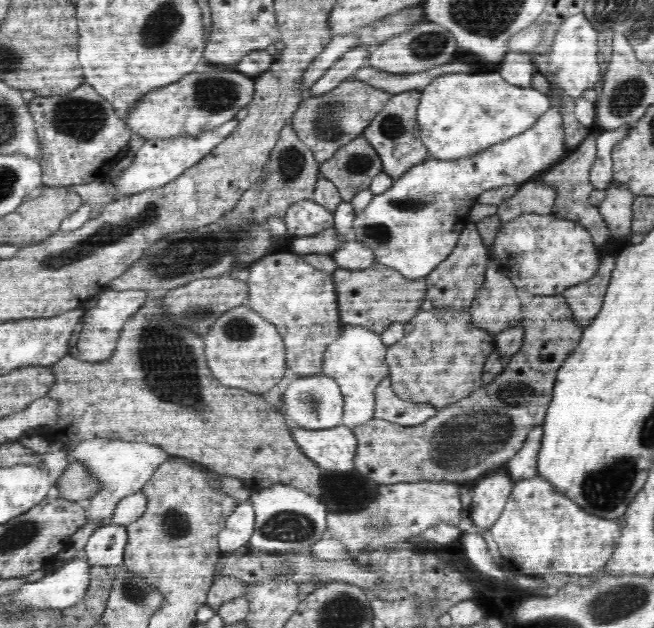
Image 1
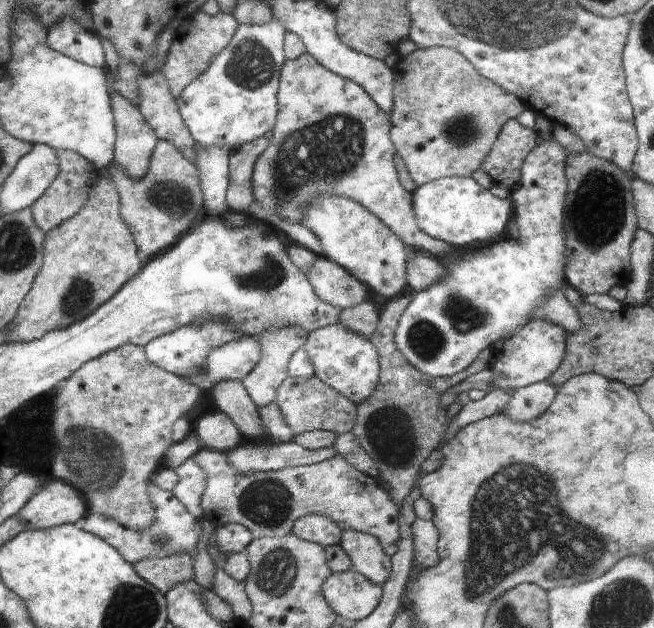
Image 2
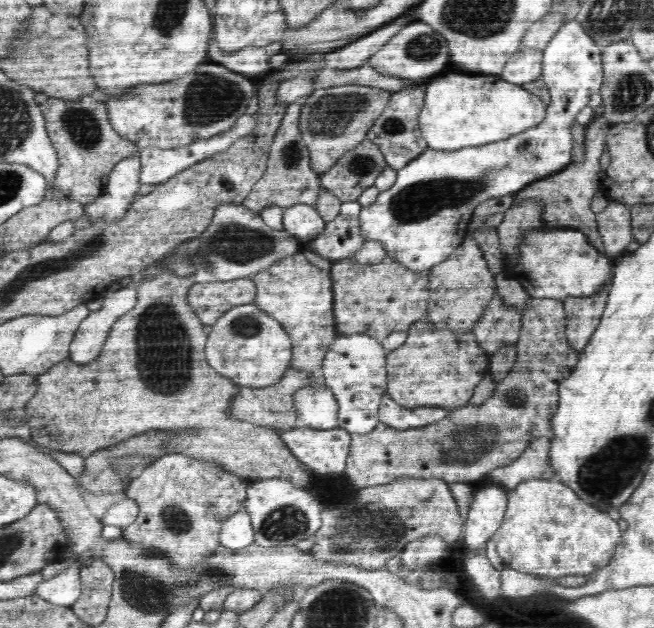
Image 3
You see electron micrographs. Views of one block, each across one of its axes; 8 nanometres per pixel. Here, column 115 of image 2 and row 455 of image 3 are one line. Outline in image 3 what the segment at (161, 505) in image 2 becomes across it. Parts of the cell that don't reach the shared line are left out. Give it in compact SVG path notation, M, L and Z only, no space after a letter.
M546 437L533 438L516 460L506 466L495 468L486 477L492 478L493 483L510 491L526 479L549 479L555 474L549 466L550 445L551 440Z

